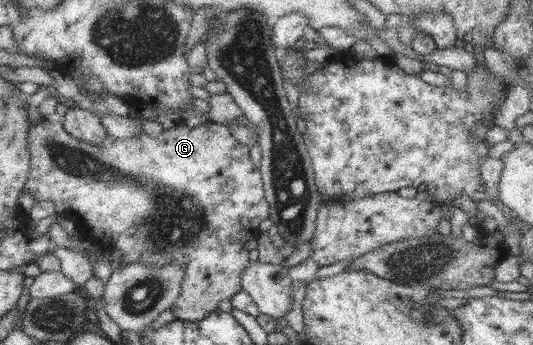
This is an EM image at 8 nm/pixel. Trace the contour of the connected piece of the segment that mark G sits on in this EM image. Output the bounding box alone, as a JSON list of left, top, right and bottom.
[20,119,268,321]

